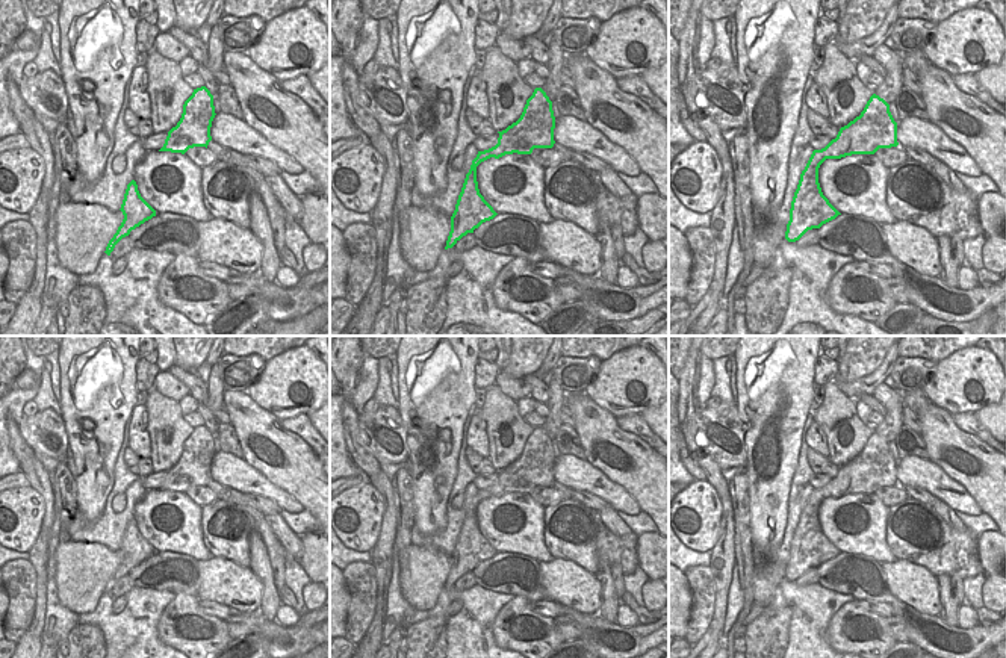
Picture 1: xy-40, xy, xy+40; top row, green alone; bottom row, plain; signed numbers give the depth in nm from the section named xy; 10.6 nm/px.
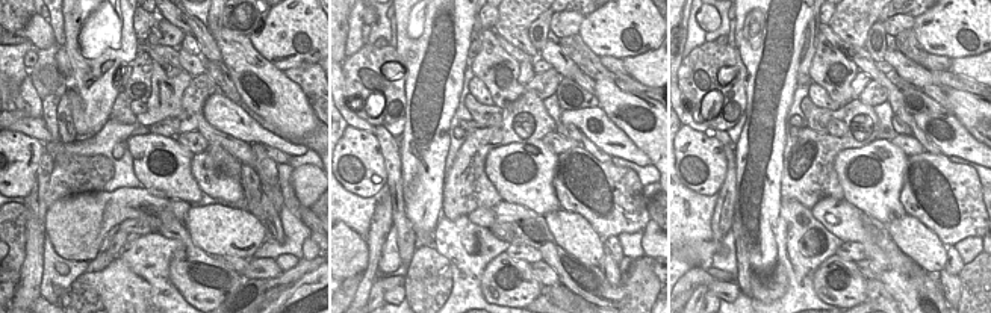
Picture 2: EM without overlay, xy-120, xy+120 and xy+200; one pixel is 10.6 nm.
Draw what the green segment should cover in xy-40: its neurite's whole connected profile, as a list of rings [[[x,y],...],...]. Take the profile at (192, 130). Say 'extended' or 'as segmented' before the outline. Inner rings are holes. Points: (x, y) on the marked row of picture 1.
as segmented | [[[206,86],[194,89],[183,104],[183,113],[175,127],[168,132],[159,151],[185,154],[189,148],[206,147],[212,141],[210,127],[215,118],[213,95]]]

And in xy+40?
as segmented | [[[873,94],[859,116],[841,127],[824,148],[812,151],[791,201],[785,239],[796,242],[808,230],[820,228],[841,215],[823,195],[818,183],[818,168],[826,159],[874,154],[879,148],[897,145],[897,123],[890,104]]]

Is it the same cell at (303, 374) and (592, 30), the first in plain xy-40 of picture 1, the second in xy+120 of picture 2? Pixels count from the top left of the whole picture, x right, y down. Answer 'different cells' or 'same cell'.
same cell

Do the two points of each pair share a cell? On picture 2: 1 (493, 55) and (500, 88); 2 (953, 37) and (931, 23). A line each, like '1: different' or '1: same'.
1: same
2: same

